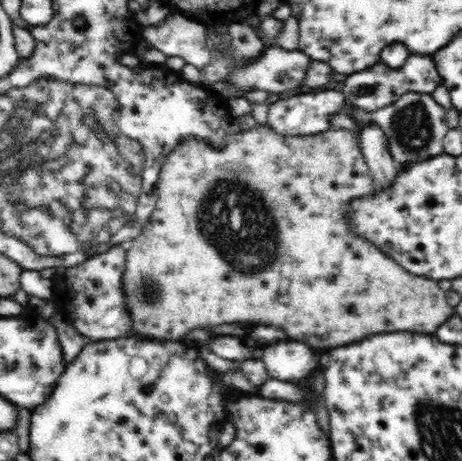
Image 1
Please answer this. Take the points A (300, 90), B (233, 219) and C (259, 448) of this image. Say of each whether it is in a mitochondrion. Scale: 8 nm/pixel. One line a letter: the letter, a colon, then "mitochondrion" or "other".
A: other
B: mitochondrion
C: other

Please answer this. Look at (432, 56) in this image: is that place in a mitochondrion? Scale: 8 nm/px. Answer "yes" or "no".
no

